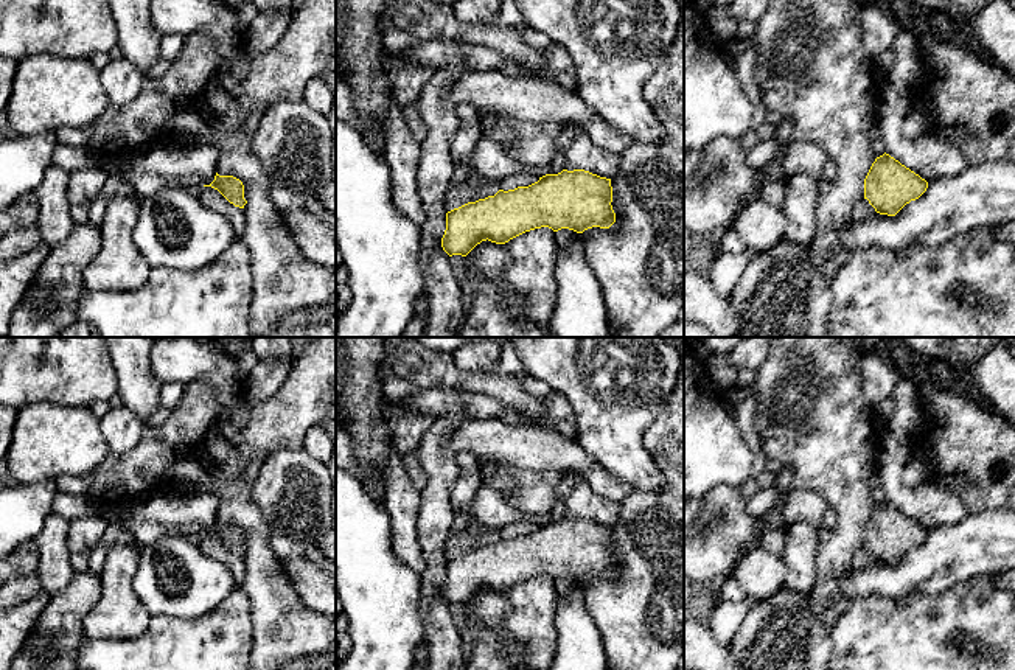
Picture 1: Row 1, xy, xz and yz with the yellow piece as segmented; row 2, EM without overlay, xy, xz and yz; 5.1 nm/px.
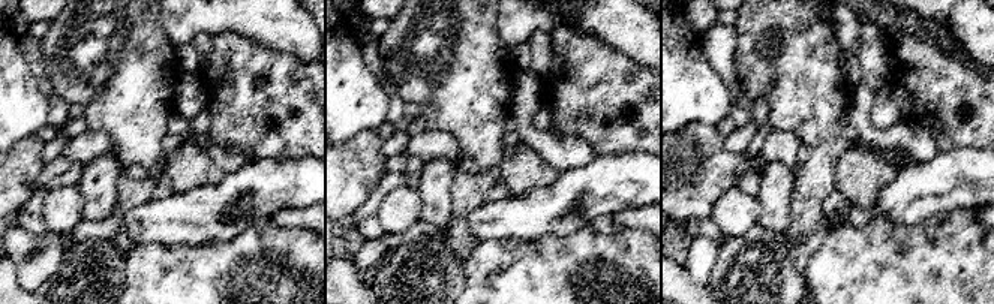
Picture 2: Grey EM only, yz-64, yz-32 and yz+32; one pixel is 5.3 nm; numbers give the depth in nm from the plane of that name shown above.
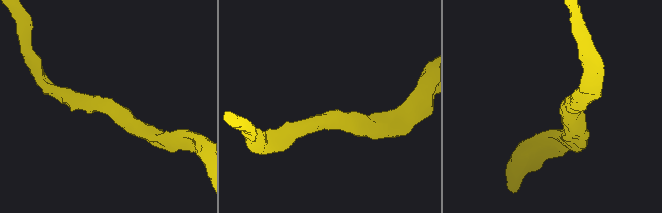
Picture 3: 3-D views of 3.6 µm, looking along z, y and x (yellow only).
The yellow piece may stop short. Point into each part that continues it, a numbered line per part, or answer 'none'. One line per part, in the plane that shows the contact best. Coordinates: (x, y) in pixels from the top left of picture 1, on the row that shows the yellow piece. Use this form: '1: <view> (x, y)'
none

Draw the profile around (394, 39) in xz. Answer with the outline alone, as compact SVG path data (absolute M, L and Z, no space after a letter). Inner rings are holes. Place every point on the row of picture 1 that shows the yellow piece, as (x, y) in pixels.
M398 28L382 30L382 47L389 54L395 54L407 47L421 42L421 39L407 31L401 31Z

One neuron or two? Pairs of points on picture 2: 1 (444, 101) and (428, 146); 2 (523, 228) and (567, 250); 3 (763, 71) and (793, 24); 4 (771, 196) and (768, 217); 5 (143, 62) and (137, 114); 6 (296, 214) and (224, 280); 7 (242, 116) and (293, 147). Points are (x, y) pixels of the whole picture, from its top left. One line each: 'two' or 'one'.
1: two
2: two
3: one
4: one
5: one
6: two
7: one

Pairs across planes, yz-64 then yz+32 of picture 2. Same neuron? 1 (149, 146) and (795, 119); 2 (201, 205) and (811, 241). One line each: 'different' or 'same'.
1: same
2: different

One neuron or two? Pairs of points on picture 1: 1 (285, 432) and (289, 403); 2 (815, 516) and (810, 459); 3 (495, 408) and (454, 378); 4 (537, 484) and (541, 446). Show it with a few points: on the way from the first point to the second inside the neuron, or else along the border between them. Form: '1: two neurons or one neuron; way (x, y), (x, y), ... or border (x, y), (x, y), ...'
1: one neuron; way (285, 425), (289, 411)
2: two neurons; border (793, 487), (816, 492), (824, 499), (827, 509)
3: two neurons; border (435, 386), (477, 390), (496, 398), (504, 408)
4: two neurons; border (505, 465), (554, 470), (565, 474)

